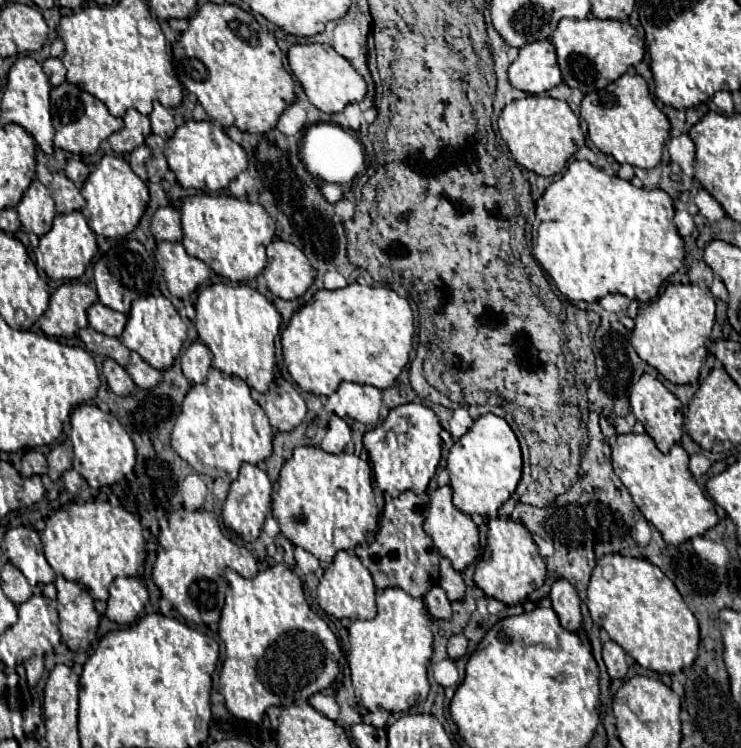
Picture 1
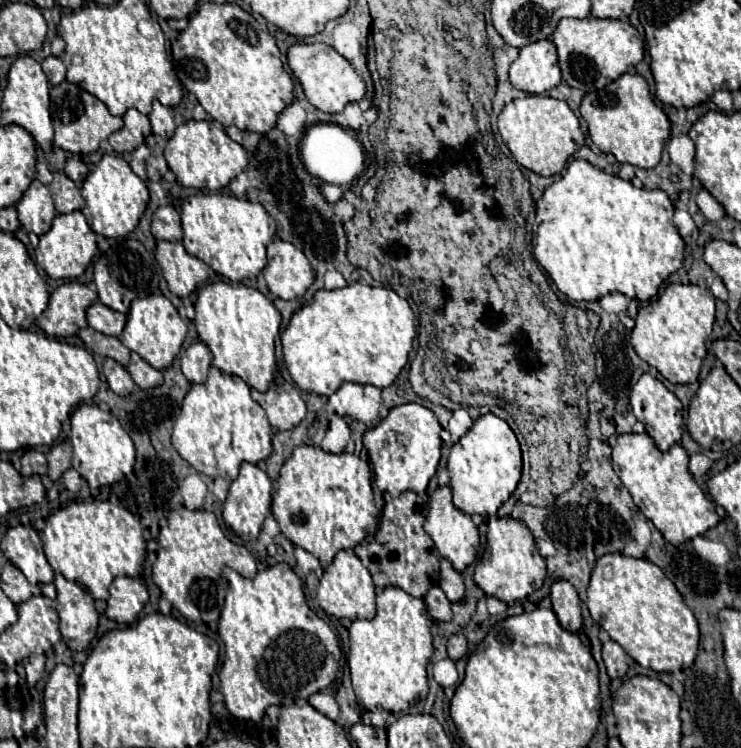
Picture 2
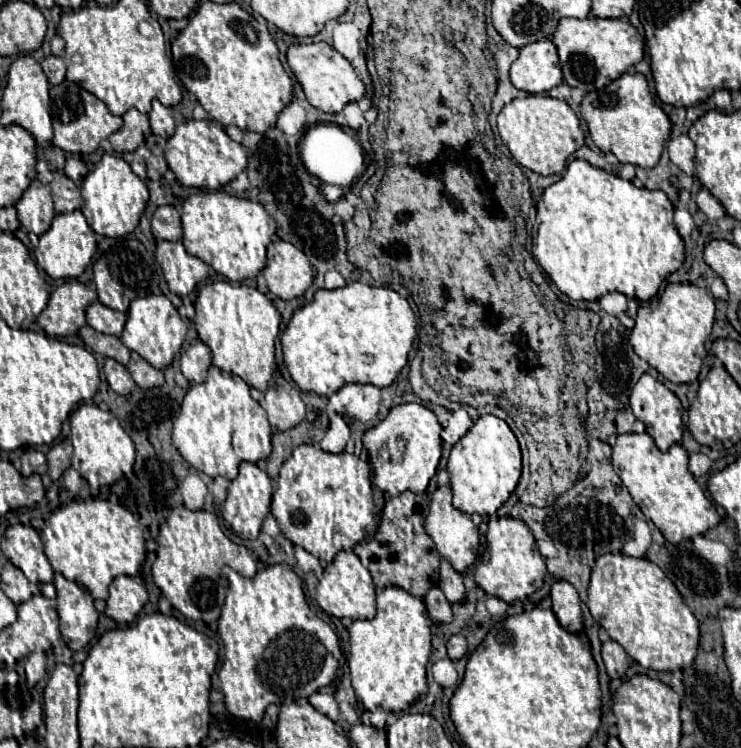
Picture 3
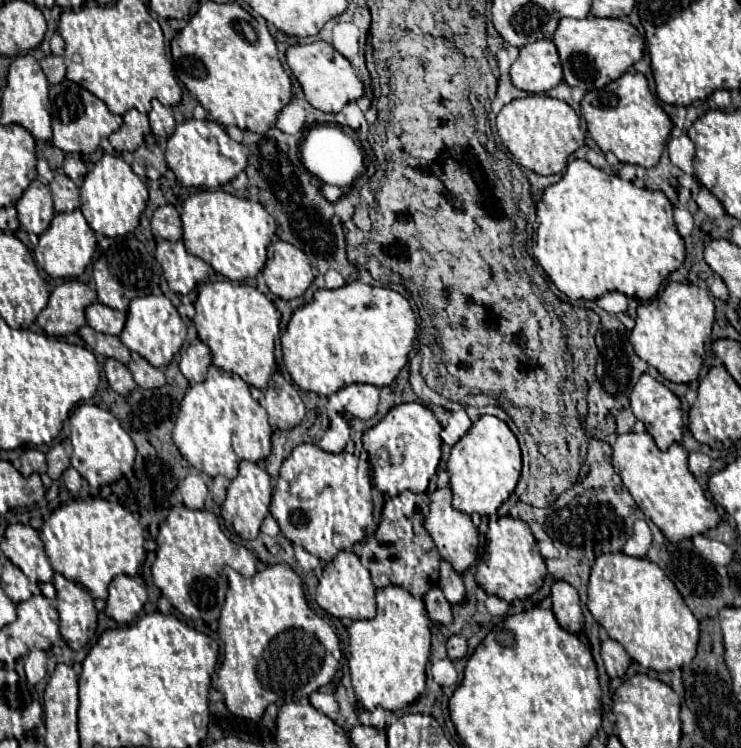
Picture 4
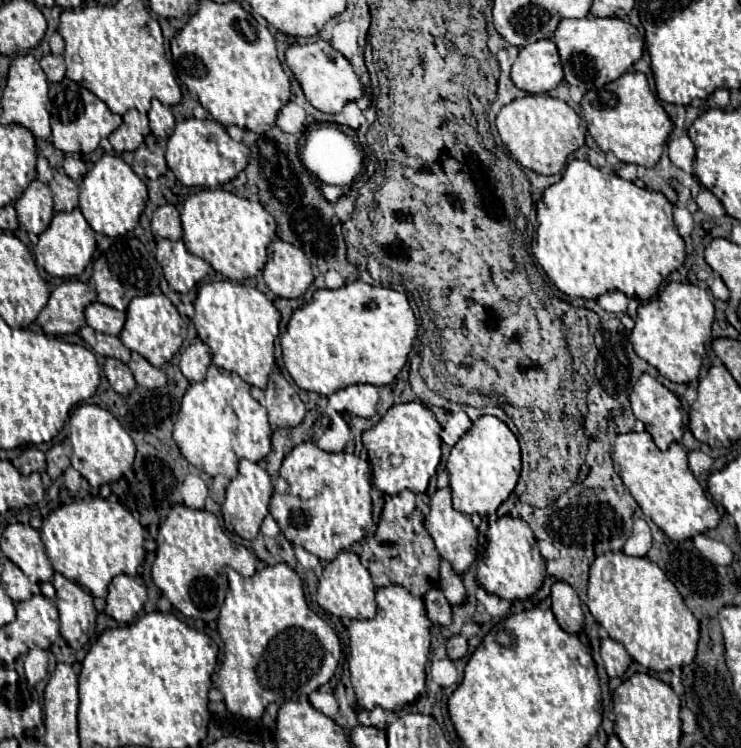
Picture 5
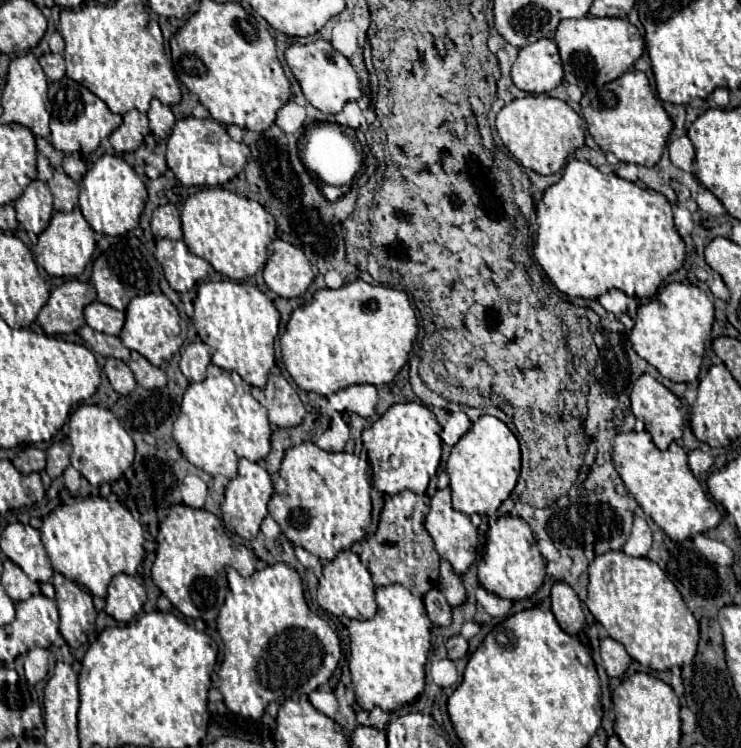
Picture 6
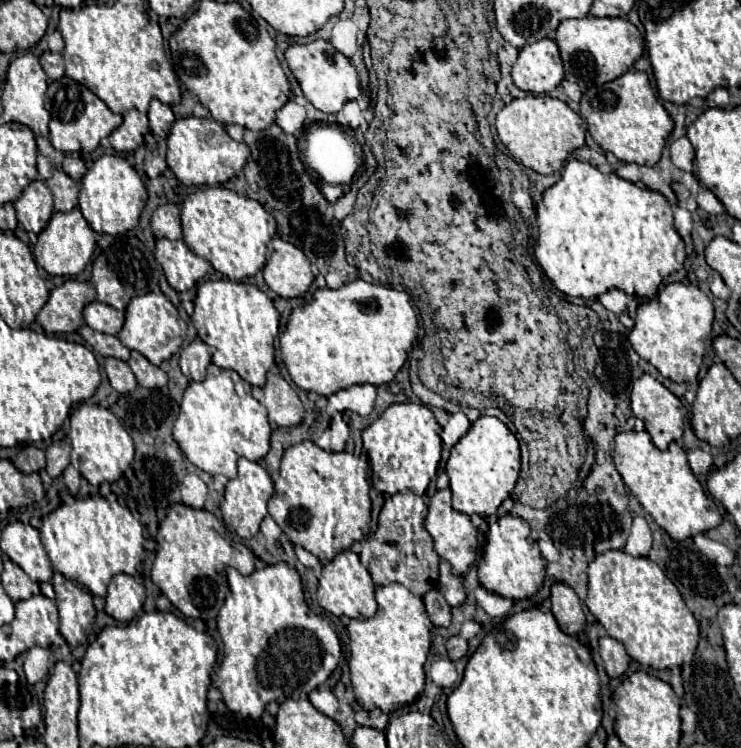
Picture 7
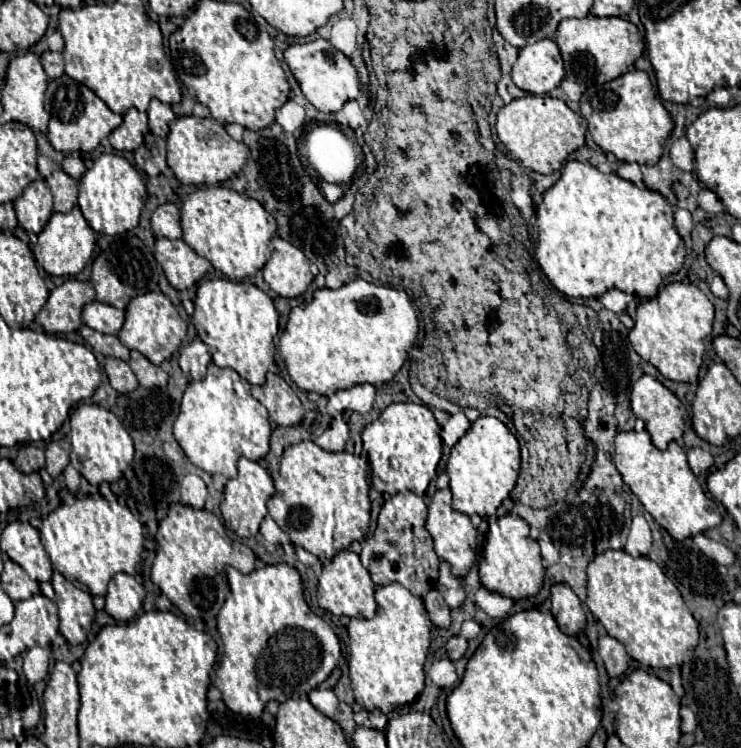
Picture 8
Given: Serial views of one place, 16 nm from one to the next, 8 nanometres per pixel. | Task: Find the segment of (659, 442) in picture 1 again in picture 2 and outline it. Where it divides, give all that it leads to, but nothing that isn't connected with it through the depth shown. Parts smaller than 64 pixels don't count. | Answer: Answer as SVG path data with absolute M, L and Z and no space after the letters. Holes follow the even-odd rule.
M644 374L630 392L630 408L634 416L646 426L646 432L654 438L656 446L662 452L668 452L672 444L678 444L684 432L684 418L682 418L682 402L656 378Z

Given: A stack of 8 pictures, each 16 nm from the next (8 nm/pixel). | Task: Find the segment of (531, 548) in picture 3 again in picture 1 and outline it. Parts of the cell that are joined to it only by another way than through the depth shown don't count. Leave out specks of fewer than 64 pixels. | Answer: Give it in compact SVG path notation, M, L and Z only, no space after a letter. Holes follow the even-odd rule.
M510 517L489 519L486 552L482 554L474 572L476 586L482 588L486 596L514 606L518 602L524 602L534 590L538 590L544 584L544 578L546 562L538 554L530 530L522 522L516 522Z

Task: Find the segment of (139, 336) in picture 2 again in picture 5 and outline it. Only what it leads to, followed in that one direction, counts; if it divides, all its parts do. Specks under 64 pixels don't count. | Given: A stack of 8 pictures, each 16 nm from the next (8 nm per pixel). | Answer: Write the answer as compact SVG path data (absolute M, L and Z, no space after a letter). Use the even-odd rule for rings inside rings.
M146 294L128 304L126 324L120 332L120 340L126 348L142 354L152 366L170 362L184 342L182 336L186 336L186 322L180 318L178 310L164 294Z

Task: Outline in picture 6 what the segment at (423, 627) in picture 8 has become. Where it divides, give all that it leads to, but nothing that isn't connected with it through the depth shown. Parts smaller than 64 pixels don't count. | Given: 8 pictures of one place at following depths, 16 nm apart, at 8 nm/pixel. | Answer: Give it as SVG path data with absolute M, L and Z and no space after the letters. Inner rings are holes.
M390 584L376 590L378 612L370 620L352 620L347 627L350 637L348 664L352 676L352 686L356 702L364 710L382 708L384 712L396 712L406 704L412 704L424 692L424 664L430 652L430 628L426 608L422 598L408 592L402 584Z

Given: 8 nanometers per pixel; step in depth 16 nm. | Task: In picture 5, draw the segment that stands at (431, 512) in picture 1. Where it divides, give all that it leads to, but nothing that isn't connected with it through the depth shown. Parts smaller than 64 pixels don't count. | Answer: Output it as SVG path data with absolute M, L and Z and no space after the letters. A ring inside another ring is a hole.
M450 488L436 490L436 494L430 497L430 511L425 518L424 526L430 536L434 538L438 554L448 560L456 574L464 574L470 564L476 560L476 546L478 546L478 530L474 528L468 514L462 514L452 508L452 494Z

